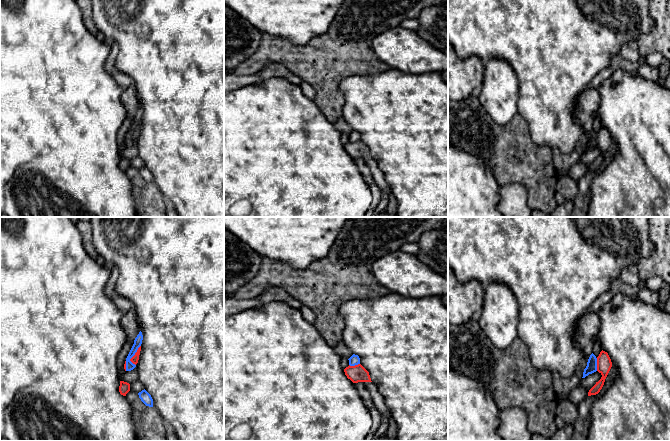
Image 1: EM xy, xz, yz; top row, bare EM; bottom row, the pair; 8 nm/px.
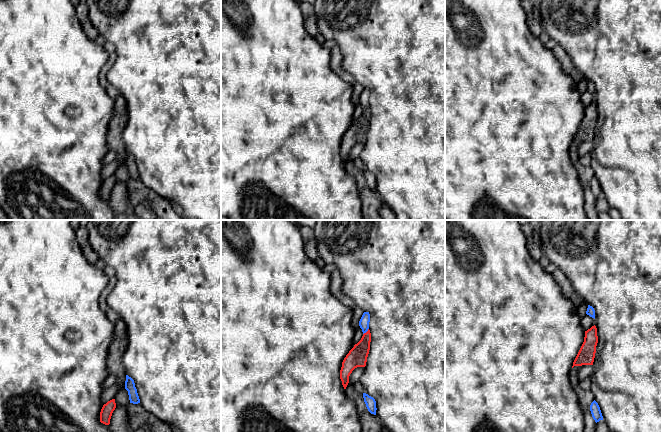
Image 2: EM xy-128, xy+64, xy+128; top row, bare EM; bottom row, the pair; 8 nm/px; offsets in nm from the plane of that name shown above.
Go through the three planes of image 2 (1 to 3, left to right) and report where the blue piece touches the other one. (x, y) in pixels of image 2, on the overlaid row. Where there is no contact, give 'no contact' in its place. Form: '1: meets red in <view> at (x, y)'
1: no contact
2: meets red in xy+64 at (367, 331)
3: no contact

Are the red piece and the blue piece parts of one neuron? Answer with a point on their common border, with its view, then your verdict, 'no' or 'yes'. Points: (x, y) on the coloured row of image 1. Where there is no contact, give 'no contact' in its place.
meets red in xy at (134, 355); yes

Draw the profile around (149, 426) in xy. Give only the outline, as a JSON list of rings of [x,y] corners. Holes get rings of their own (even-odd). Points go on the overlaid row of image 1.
[[[137,393],[126,394],[132,410],[136,441],[166,441],[167,424],[154,407],[146,406]]]

